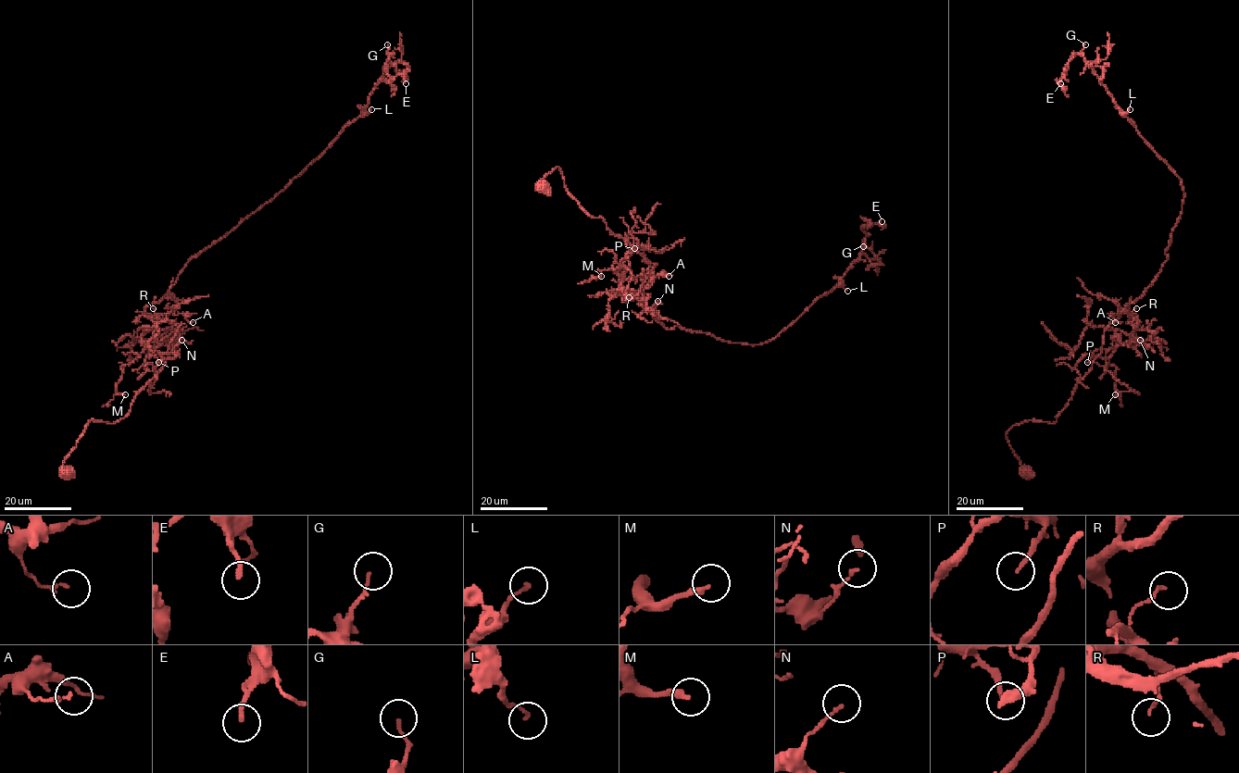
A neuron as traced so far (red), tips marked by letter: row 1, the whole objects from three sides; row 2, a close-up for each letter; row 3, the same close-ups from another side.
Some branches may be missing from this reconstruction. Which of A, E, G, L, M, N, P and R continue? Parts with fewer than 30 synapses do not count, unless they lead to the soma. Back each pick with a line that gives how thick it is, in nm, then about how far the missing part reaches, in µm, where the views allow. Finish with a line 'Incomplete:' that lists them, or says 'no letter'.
Incomplete: no letter

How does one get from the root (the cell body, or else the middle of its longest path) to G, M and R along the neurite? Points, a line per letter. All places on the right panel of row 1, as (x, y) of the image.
G: (1026, 472), (1007, 431), (1056, 420), (1105, 328), (1167, 259), (1182, 207), (1182, 180), (1116, 105), (1085, 44)
M: (1026, 472), (1007, 431), (1054, 423), (1105, 328), (1129, 313), (1134, 331), (1109, 357), (1115, 394)
R: (1026, 472), (1007, 431), (1027, 420), (1054, 423), (1100, 353), (1105, 328), (1136, 308)

